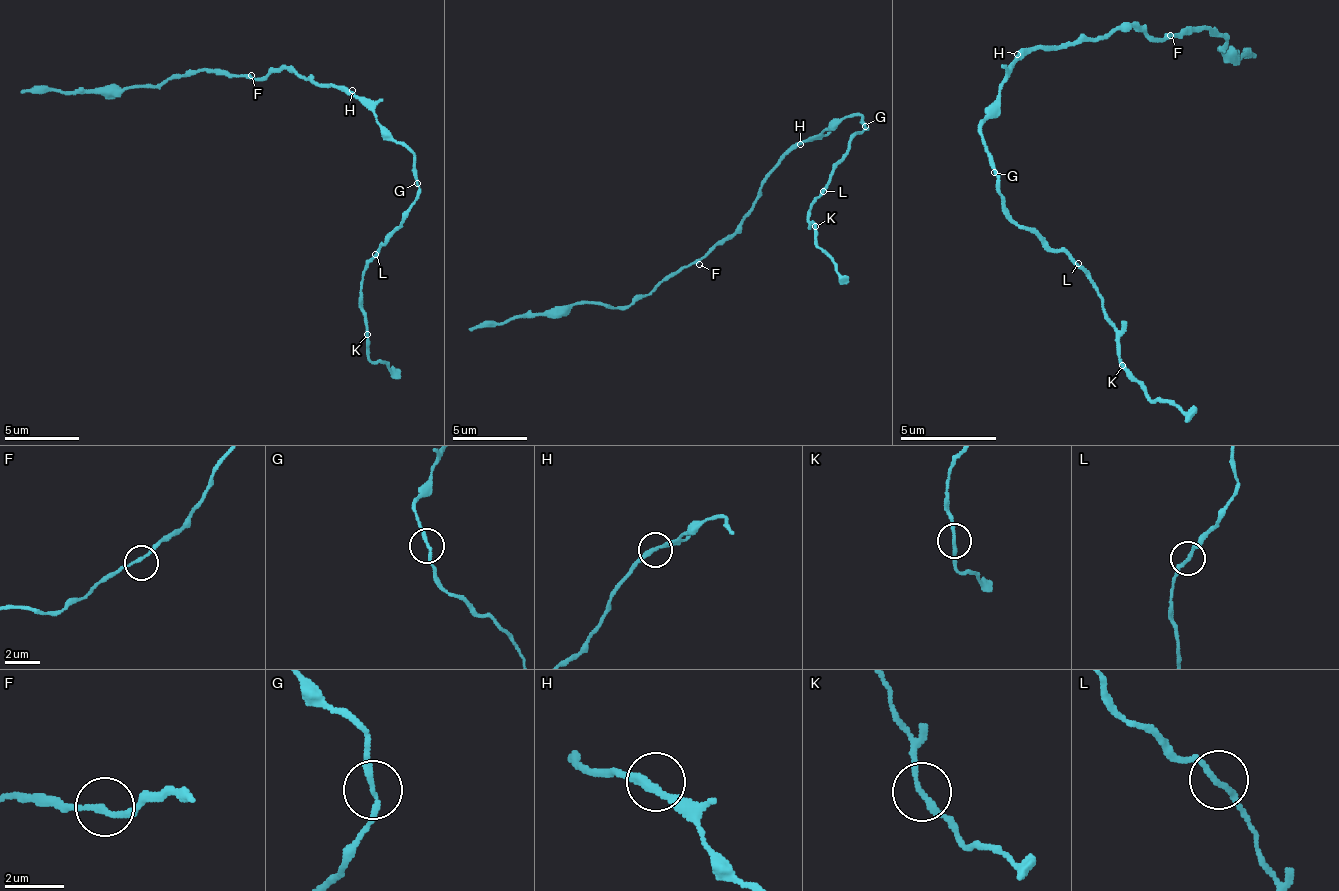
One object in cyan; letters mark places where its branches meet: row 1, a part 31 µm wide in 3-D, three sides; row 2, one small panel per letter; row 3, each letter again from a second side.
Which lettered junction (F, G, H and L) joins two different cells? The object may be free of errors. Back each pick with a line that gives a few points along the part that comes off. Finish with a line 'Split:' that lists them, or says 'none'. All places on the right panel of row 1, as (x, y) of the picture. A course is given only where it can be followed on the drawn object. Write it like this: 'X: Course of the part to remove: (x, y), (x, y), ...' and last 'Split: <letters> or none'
Split: none

